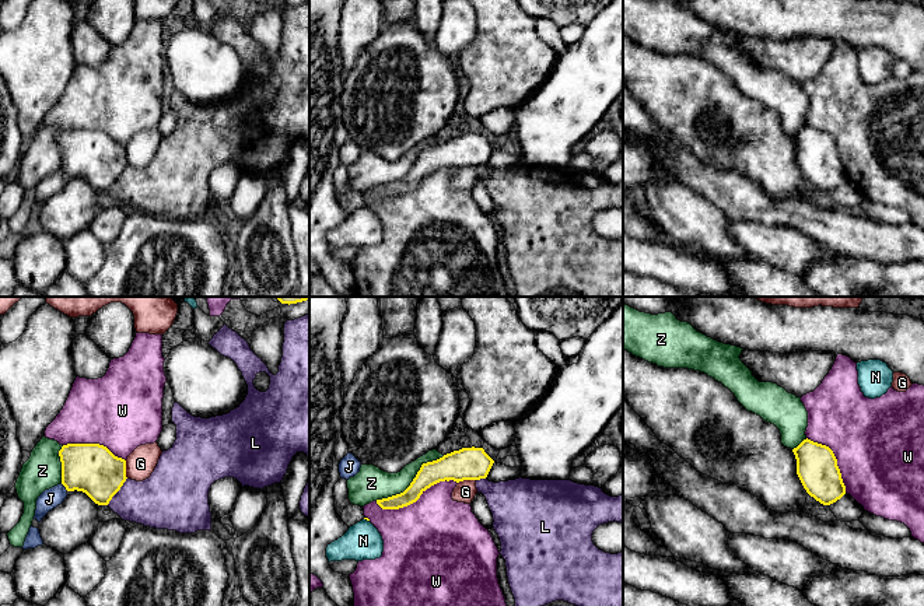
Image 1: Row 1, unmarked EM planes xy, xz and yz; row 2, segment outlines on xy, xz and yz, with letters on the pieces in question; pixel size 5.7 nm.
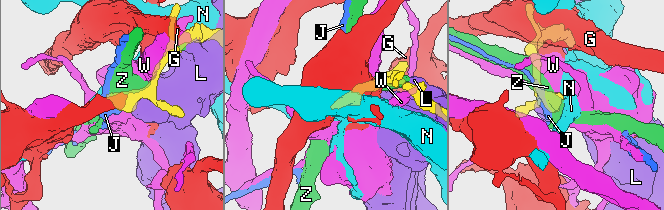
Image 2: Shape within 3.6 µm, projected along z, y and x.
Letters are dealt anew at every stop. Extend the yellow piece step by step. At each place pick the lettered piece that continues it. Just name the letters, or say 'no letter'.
no letter

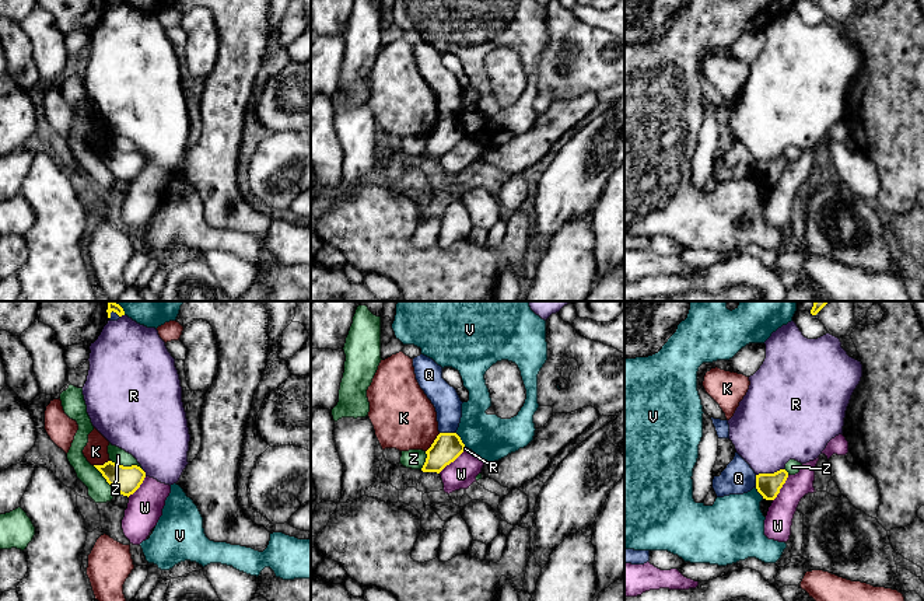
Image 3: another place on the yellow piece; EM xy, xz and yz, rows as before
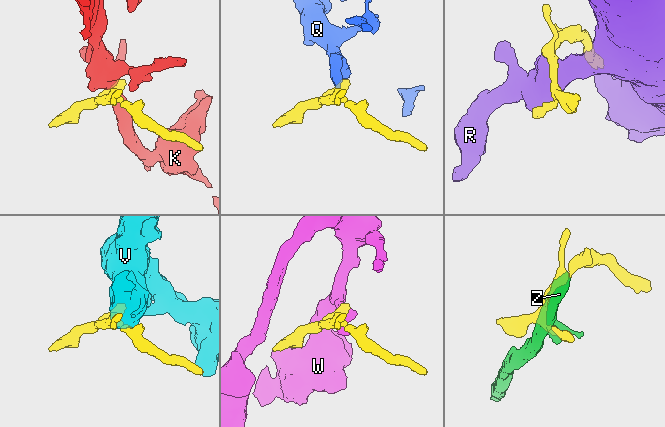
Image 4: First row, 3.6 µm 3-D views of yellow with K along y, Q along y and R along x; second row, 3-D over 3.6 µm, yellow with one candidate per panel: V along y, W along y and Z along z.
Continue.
no letter

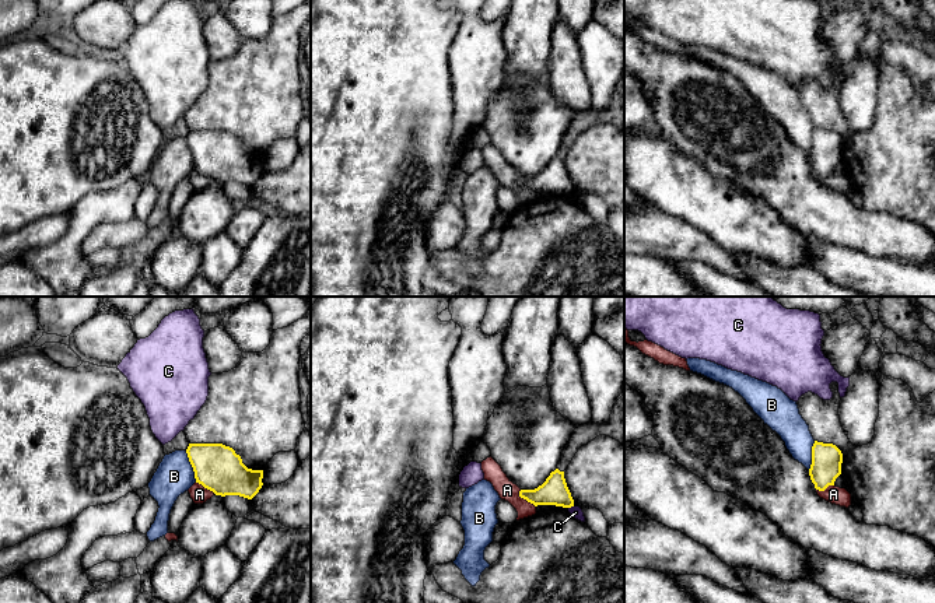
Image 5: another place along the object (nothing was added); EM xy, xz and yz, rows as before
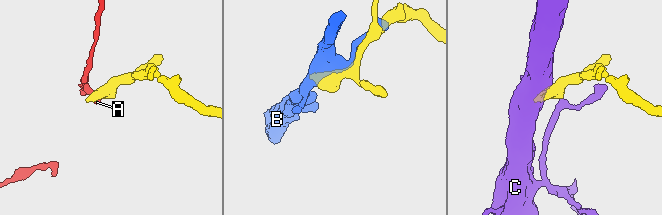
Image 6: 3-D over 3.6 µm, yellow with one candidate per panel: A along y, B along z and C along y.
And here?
no letter

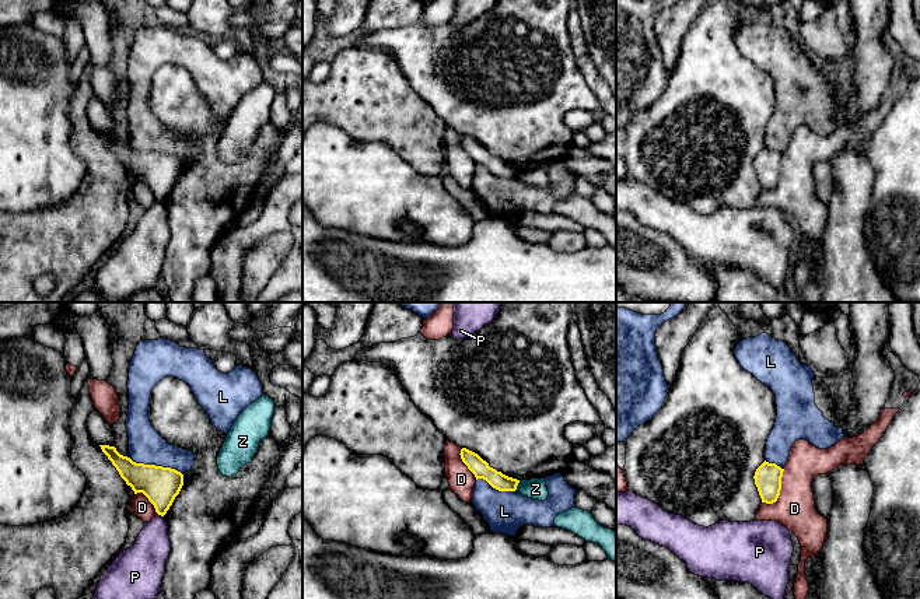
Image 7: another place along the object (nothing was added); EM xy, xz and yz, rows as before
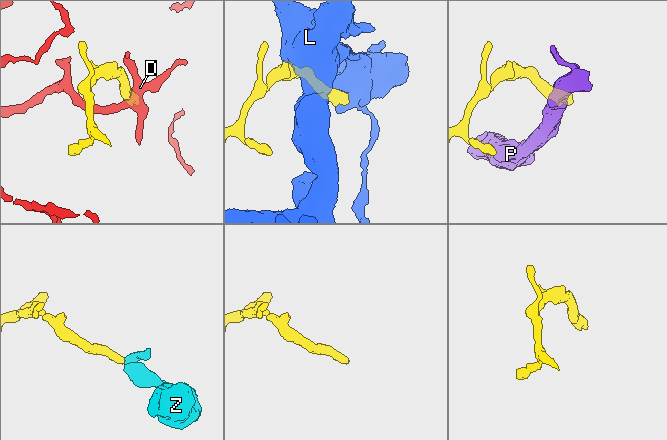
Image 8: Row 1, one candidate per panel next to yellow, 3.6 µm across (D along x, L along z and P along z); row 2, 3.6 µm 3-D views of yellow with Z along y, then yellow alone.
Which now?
no letter

